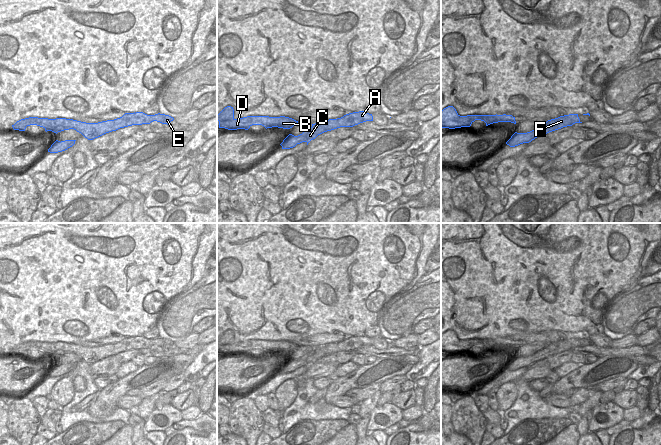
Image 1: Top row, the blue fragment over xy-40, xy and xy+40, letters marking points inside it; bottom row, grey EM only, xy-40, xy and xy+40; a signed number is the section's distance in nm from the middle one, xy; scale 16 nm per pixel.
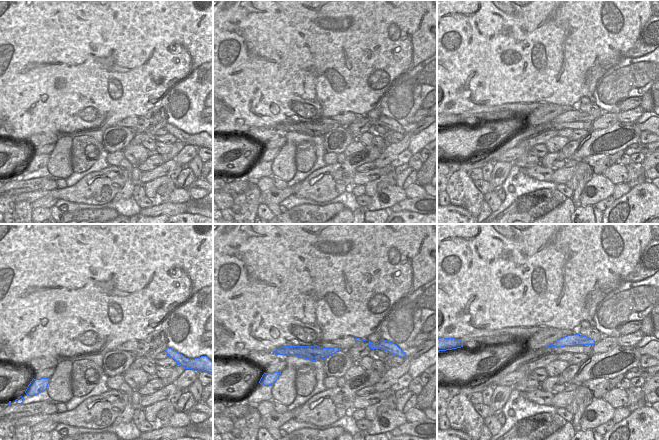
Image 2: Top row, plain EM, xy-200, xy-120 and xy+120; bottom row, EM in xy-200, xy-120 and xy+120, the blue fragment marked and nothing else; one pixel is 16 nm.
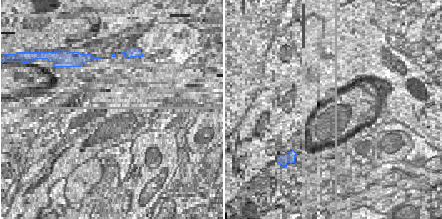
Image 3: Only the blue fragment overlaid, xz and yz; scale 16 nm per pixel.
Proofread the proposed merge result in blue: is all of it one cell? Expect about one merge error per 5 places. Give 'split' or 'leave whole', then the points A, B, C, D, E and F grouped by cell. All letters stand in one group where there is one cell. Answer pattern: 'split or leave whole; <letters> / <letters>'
split; A B D E / C F

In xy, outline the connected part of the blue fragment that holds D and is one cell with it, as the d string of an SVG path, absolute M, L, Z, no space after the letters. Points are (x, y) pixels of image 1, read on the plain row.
M231 330L225 331L217 339L217 344L219 345L219 352L225 352L228 354L248 354L252 349L262 349L266 353L272 351L290 353L298 347L298 345L285 340L247 340L240 343L235 343L234 333Z

